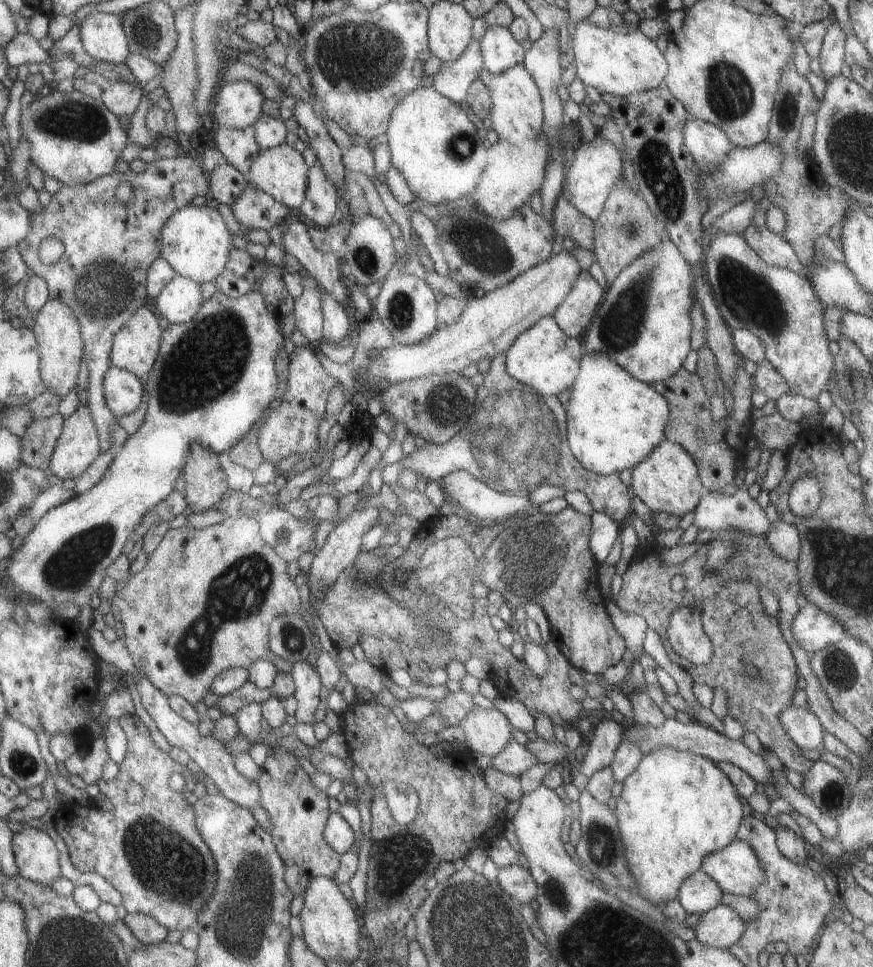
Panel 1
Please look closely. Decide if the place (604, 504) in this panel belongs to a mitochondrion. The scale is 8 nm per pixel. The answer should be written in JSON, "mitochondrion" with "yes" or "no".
{"mitochondrion":"no"}

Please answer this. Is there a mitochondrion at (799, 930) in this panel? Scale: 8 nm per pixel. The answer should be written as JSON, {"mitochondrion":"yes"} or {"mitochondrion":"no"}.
{"mitochondrion":"no"}

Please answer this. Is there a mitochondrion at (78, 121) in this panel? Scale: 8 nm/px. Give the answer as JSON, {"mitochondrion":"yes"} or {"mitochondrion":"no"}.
{"mitochondrion":"yes"}

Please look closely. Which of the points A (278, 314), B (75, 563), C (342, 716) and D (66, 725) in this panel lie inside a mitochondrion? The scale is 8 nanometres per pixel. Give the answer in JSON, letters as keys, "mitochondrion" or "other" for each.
{"A":"other","B":"mitochondrion","C":"other","D":"other"}

